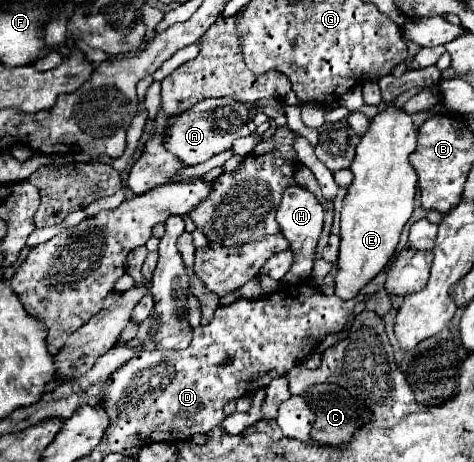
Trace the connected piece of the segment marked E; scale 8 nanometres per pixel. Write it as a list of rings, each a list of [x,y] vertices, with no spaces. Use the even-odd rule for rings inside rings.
[[[387,108],[377,114],[367,134],[361,138],[351,172],[353,182],[347,188],[341,208],[341,248],[337,260],[335,294],[351,300],[359,290],[369,284],[393,258],[401,230],[411,218],[417,174],[409,162],[417,146],[417,128],[409,114],[401,108]]]

